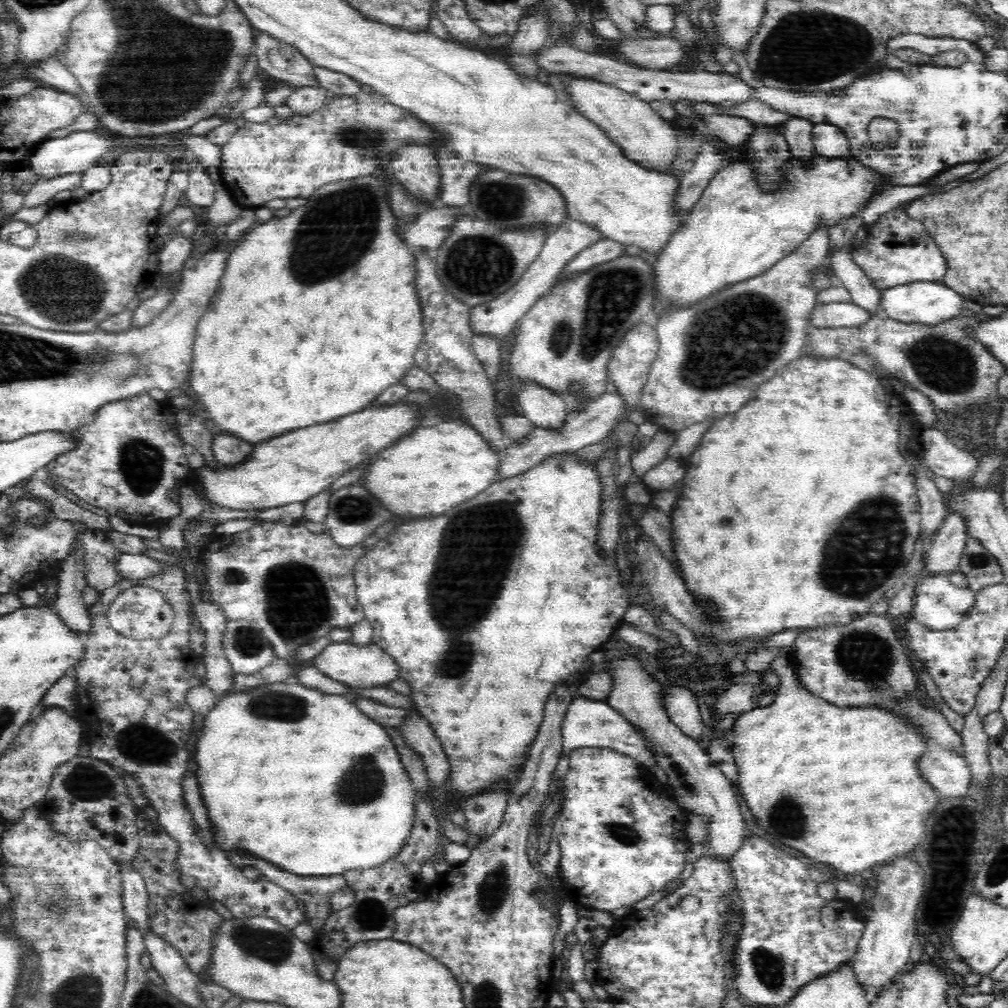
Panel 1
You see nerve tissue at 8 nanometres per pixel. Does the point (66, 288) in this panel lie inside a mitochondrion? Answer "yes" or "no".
yes

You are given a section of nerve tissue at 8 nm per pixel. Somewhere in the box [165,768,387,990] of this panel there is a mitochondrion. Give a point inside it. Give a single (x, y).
(273, 947)

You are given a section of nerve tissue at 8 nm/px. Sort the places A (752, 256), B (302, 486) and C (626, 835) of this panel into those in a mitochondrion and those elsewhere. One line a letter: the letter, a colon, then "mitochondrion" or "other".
A: other
B: other
C: mitochondrion

